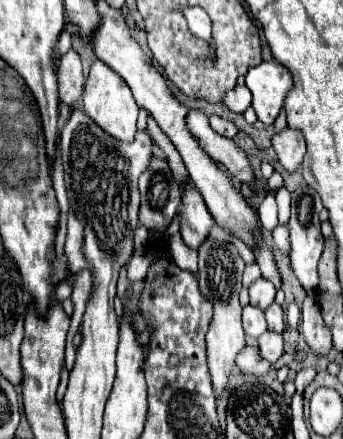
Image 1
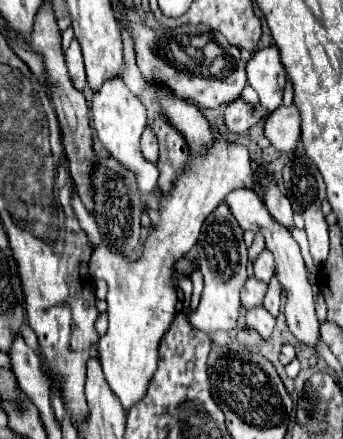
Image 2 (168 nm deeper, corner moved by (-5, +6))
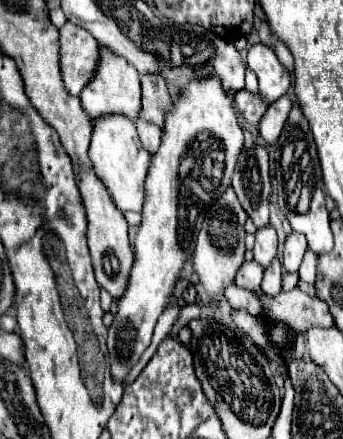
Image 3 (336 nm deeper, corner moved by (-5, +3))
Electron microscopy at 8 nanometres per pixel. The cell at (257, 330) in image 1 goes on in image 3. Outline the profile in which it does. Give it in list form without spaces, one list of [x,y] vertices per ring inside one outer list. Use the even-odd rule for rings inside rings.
[[[244,261],[242,267],[238,269],[236,277],[234,277],[234,283],[238,287],[246,287],[246,289],[254,291],[256,287],[260,287],[262,273],[264,273],[264,269],[256,261]]]

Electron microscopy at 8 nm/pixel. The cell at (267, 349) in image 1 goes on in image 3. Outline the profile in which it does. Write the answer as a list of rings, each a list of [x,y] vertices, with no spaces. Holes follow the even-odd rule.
[[[234,283],[224,289],[224,297],[226,297],[226,301],[228,301],[234,309],[244,307],[244,309],[248,309],[248,313],[252,313],[254,317],[260,317],[260,313],[262,313],[262,305],[260,305],[260,301],[254,297],[254,293],[248,291],[248,289],[242,289],[242,287],[234,285]]]

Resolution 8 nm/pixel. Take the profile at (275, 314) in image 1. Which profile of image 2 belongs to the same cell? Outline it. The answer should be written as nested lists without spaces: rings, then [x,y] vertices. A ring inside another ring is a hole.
[[[270,280],[268,284],[268,292],[266,292],[266,300],[264,300],[264,308],[272,314],[272,316],[278,316],[280,314],[280,294],[282,294],[282,288],[278,284],[278,280]]]

